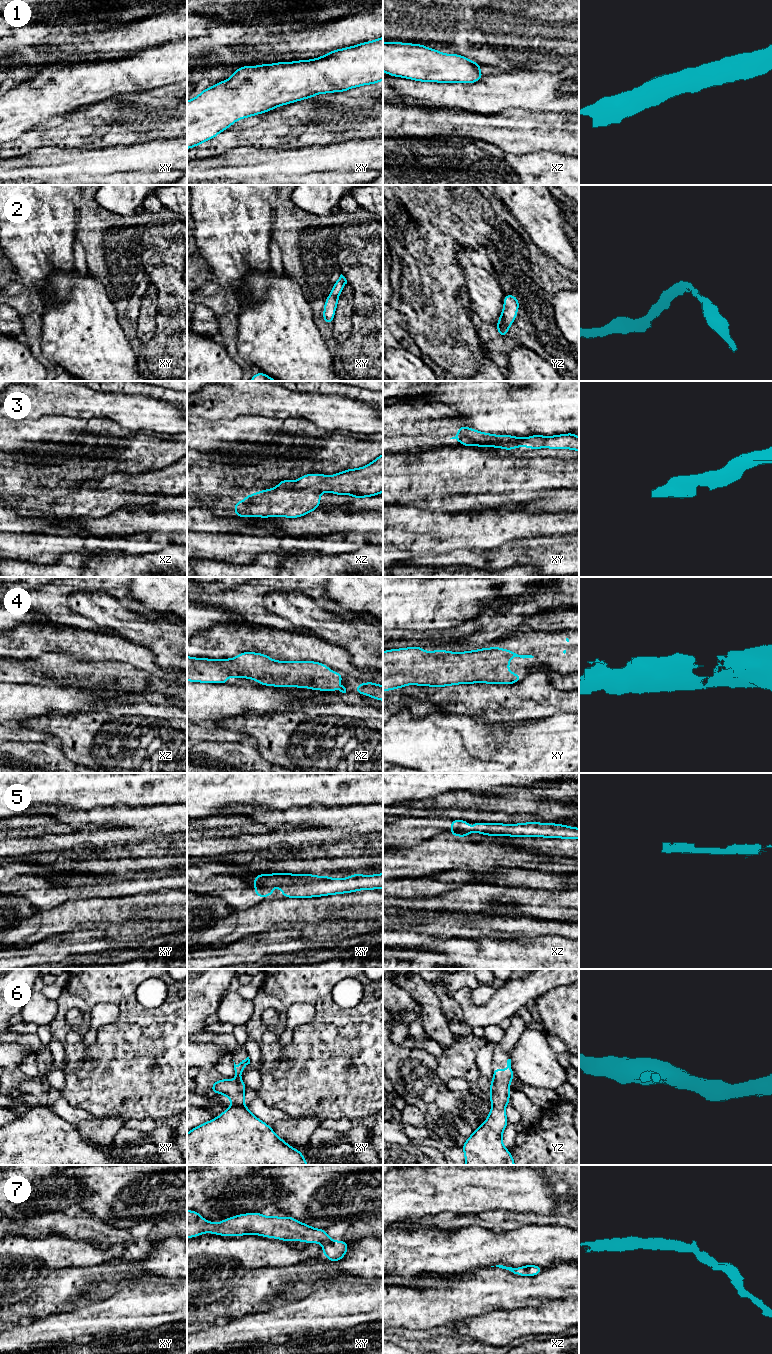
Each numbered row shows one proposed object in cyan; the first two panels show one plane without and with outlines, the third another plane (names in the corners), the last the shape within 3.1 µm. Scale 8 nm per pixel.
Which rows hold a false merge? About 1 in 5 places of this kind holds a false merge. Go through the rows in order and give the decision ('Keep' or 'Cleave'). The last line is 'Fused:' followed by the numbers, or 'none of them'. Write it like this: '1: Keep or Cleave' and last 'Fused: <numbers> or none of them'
1: Keep
2: Keep
3: Keep
4: Keep
5: Keep
6: Keep
7: Keep
Fused: none of them

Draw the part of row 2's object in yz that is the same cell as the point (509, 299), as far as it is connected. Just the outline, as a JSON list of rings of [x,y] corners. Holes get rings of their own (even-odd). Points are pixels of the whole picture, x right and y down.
[[[507,294],[504,296],[504,306],[502,313],[500,315],[500,319],[496,325],[496,328],[501,337],[506,337],[506,334],[517,317],[517,310],[519,309],[519,301],[518,299],[512,295]]]

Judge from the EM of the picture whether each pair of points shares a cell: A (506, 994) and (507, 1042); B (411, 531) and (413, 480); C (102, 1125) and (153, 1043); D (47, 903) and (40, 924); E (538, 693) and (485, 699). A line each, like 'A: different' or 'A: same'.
A: different
B: different
C: different
D: different
E: same

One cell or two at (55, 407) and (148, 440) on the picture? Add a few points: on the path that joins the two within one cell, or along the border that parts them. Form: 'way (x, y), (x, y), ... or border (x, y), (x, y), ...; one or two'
border (64, 416), (80, 419), (111, 418); two

